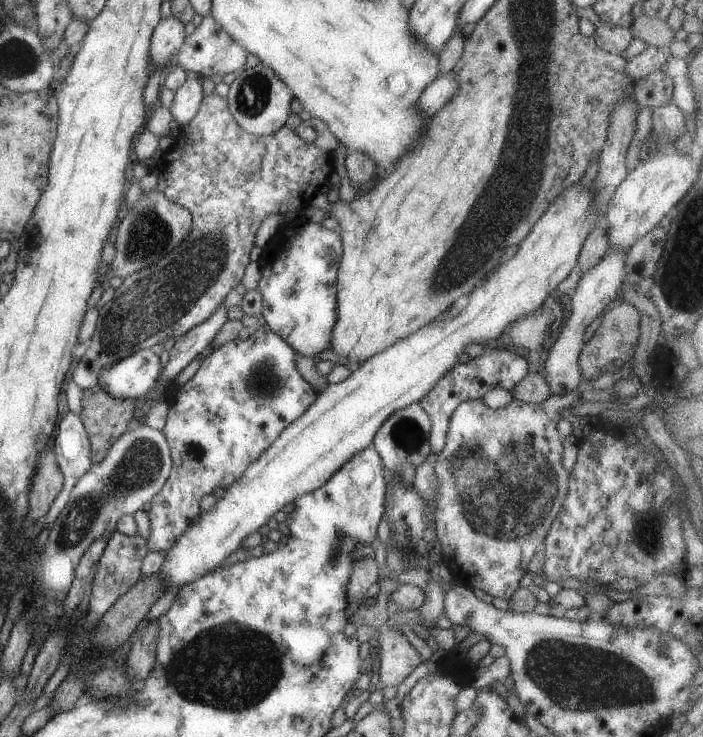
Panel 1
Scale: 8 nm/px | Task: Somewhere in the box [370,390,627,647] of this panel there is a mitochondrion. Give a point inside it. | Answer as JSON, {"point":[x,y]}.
{"point":[508,492]}

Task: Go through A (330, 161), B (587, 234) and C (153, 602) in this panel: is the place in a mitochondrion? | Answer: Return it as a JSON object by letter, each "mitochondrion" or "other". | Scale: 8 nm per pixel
{"A":"other","B":"other","C":"other"}

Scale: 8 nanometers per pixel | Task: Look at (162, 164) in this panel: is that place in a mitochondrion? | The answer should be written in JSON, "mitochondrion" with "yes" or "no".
{"mitochondrion":"no"}

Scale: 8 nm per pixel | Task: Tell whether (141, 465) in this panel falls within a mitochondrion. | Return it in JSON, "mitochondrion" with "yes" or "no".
{"mitochondrion":"yes"}

